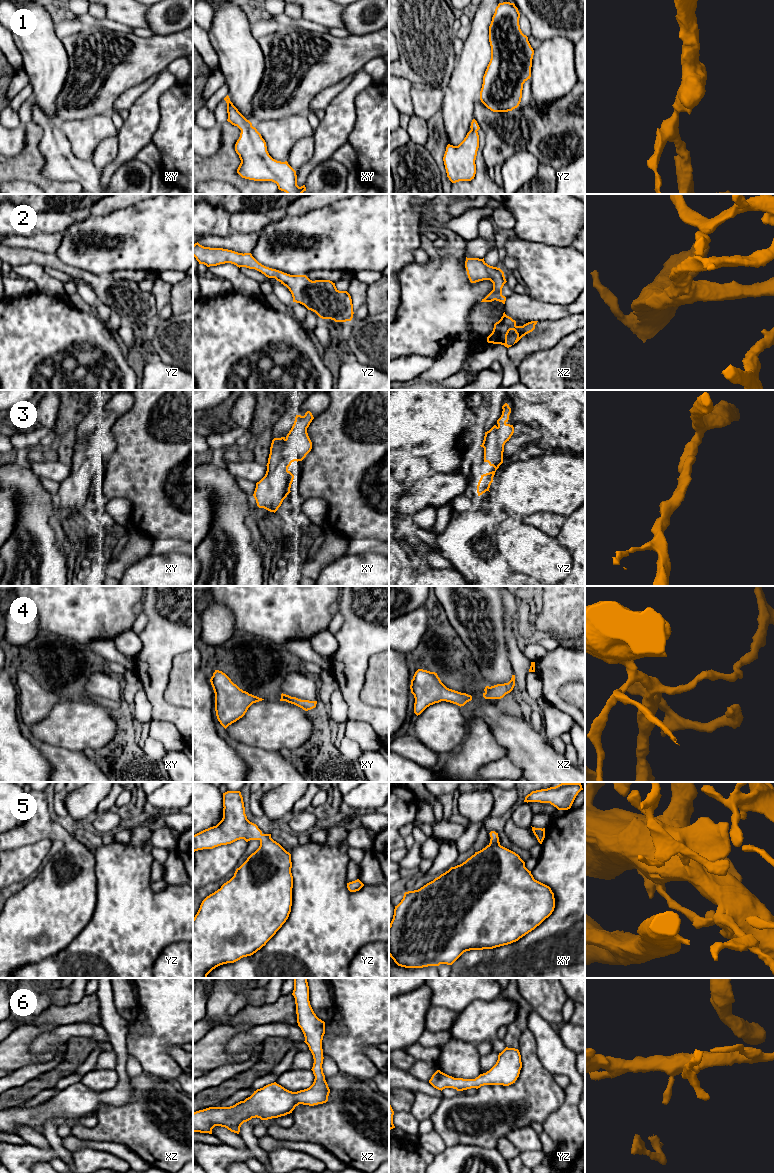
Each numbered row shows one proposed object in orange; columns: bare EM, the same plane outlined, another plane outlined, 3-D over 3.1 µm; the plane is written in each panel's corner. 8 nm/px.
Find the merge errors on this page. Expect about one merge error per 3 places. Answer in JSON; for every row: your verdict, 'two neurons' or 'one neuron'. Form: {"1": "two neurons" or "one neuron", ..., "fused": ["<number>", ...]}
{"1": "one neuron", "2": "one neuron", "3": "one neuron", "4": "one neuron", "5": "one neuron", "6": "one neuron", "fused": []}

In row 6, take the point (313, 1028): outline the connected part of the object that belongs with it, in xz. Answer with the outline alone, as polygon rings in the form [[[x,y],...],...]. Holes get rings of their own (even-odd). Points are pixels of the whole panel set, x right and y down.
[[[294,978],[292,995],[295,998],[298,1026],[314,1059],[311,1069],[315,1076],[313,1084],[307,1089],[292,1092],[274,1082],[257,1089],[250,1097],[233,1106],[196,1111],[193,1113],[193,1133],[212,1134],[215,1126],[221,1126],[239,1134],[241,1125],[252,1118],[278,1118],[292,1113],[299,1104],[314,1106],[328,1101],[330,1089],[322,1068],[325,1022],[316,1016],[310,1005],[307,978]]]

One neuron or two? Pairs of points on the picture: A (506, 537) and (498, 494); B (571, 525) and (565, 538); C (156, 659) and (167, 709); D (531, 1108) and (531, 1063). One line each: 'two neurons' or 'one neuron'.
A: two neurons
B: one neuron
C: one neuron
D: one neuron

